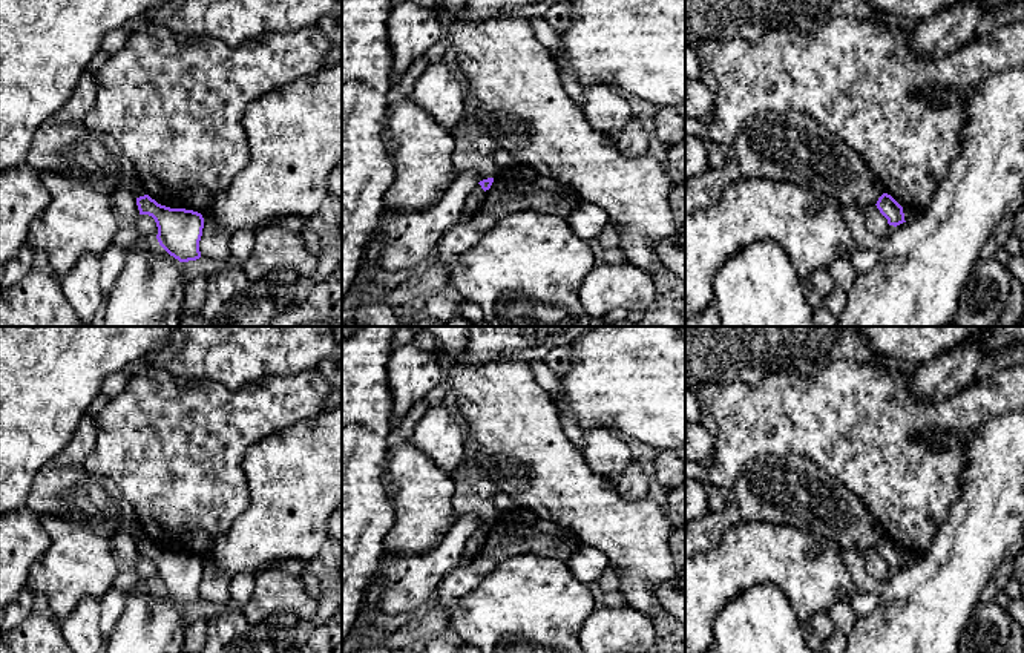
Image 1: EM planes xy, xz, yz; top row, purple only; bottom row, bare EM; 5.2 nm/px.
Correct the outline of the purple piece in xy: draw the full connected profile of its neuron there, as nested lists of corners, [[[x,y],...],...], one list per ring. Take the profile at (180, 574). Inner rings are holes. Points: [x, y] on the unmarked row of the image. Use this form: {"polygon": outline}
{"polygon": [[[149,538],[136,541],[139,558],[149,558],[158,570],[159,589],[179,605],[201,601],[199,584],[204,572],[201,556],[185,552],[170,552],[158,547]]]}

